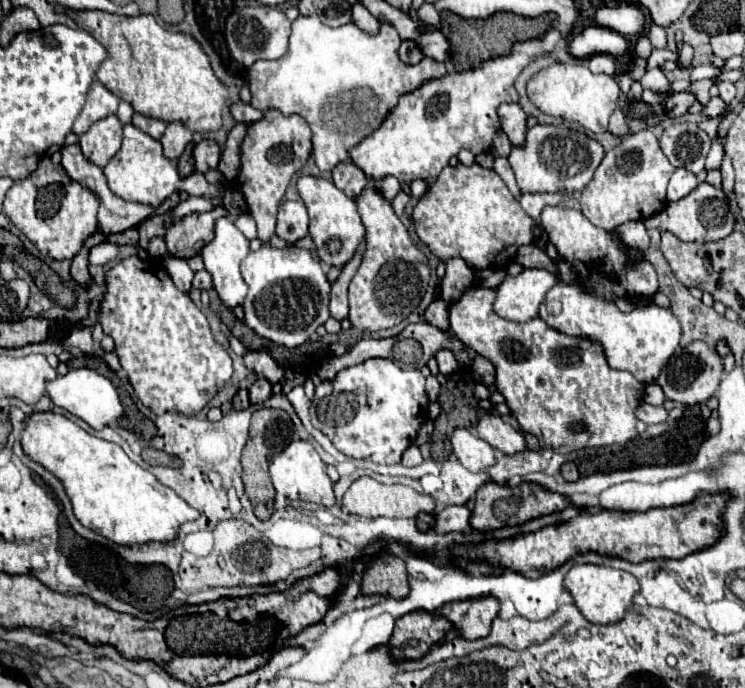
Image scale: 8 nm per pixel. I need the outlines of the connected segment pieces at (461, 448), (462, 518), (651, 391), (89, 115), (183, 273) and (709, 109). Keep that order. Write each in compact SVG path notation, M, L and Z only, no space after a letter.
M463 427L455 429L451 435L451 445L453 445L455 457L471 473L487 469L489 465L495 463L493 447L483 439L479 439L477 435L473 435L469 429L463 429Z
M449 505L437 515L435 531L437 533L467 531L469 529L469 515L471 515L471 511L465 505Z
M657 385L645 387L645 403L649 403L649 405L663 405L663 401L665 401L665 395L663 395L663 391Z
M95 81L91 85L91 89L89 89L87 103L85 103L83 111L79 113L79 117L77 117L75 125L73 125L73 133L83 135L95 121L117 113L119 101L121 101L119 97L115 97L109 89L105 89L99 81Z
M165 257L163 261L169 277L173 279L173 283L181 289L181 291L189 291L191 289L191 281L193 281L193 271L189 269L185 259L177 259L177 257Z
M711 97L709 105L705 105L705 107L703 107L703 111L705 111L709 117L713 117L713 119L715 119L715 117L723 115L725 107L727 107L727 103L725 103L721 97Z

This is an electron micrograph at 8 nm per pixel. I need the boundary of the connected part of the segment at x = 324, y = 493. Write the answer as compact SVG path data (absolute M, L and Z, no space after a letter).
M293 441L281 453L271 457L269 473L271 473L271 481L273 481L275 491L289 497L289 499L313 501L323 507L335 505L333 483L327 475L327 465L321 461L321 457L317 455L317 451L313 449L313 445L309 441Z

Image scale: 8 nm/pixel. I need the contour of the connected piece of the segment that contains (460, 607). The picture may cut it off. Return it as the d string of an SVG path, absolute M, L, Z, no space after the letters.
M493 595L447 603L439 609L439 615L447 617L465 639L487 637L491 631L491 621L497 617L497 613L499 613L499 599L493 599Z

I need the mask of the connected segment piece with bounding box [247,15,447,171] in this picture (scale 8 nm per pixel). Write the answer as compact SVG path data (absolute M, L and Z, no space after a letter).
M299 15L293 21L293 31L289 37L289 49L281 59L257 61L249 71L249 91L251 105L259 111L279 109L283 115L301 115L313 131L313 159L321 171L331 171L337 163L349 159L349 151L359 145L367 135L377 131L383 119L397 105L399 97L417 89L429 79L439 79L447 73L445 63L425 57L417 65L407 65L399 59L399 35L389 23L381 23L377 33L365 33L355 23L341 25L337 29L321 23L317 15Z

